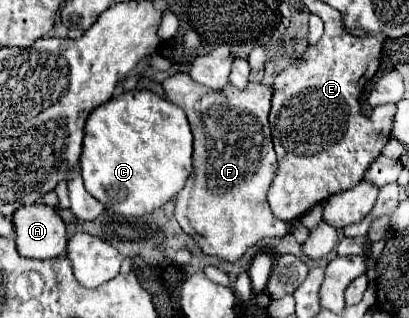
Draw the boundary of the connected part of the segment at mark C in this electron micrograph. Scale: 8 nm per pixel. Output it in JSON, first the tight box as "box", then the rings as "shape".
{"box":[80,89,192,217],"shape":[[[132,89],[112,97],[108,103],[96,107],[86,119],[80,169],[86,191],[106,209],[132,217],[160,209],[184,187],[186,177],[192,171],[192,133],[184,111],[148,89]]]}

